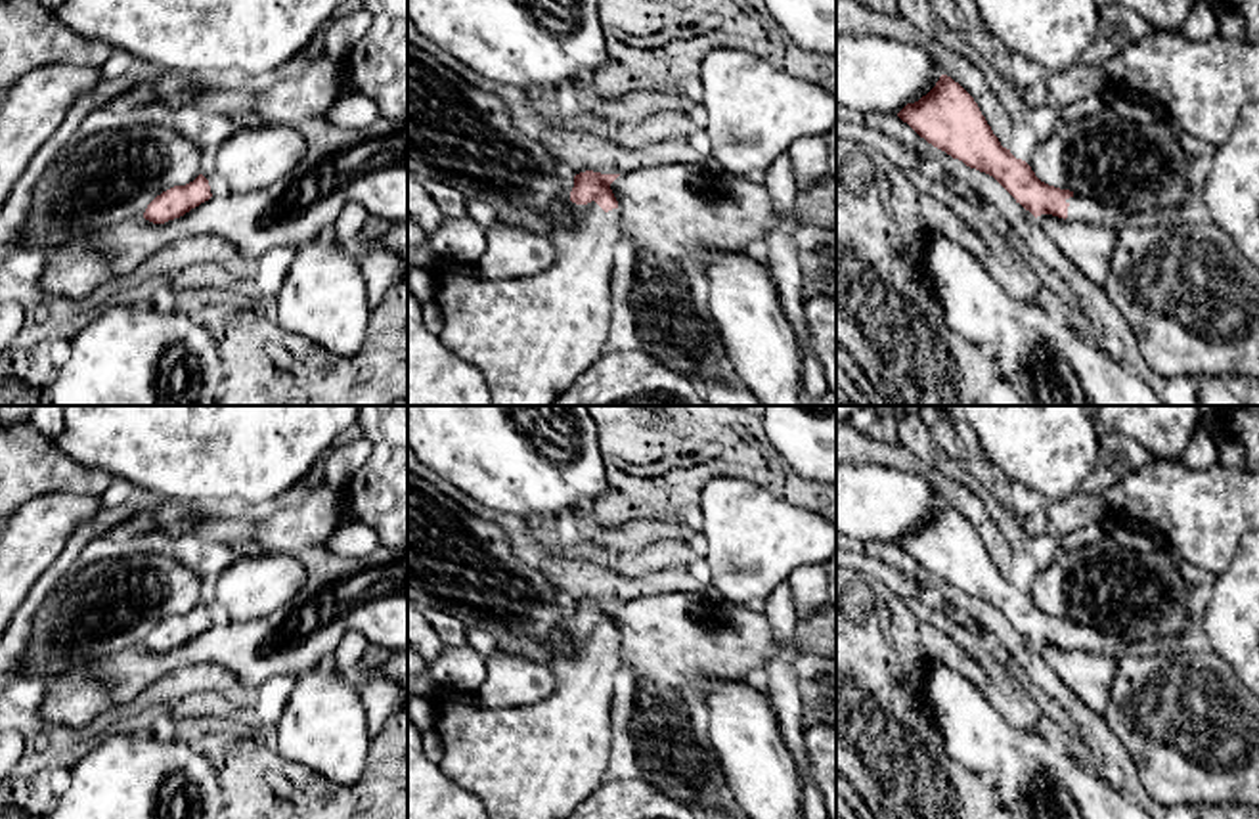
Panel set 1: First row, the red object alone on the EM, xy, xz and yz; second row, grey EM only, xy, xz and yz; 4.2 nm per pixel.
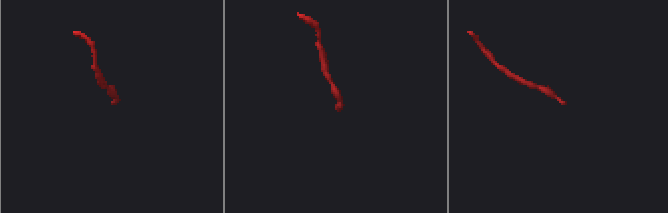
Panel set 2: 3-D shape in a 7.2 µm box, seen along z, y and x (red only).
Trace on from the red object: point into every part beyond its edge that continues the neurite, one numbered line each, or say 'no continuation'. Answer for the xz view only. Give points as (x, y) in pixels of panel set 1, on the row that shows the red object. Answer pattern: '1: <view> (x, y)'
1: xz (530, 337)

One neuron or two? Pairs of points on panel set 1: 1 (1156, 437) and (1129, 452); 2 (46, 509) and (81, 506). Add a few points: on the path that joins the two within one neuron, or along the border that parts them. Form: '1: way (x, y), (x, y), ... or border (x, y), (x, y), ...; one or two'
1: border (1103, 435), (1129, 435), (1154, 458); two
2: way (54, 509), (73, 508); one

